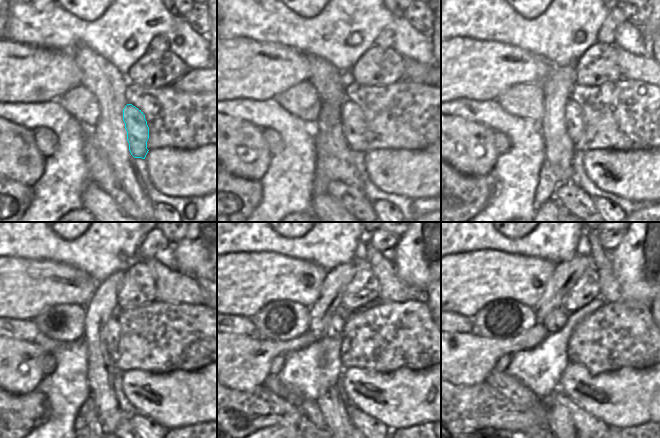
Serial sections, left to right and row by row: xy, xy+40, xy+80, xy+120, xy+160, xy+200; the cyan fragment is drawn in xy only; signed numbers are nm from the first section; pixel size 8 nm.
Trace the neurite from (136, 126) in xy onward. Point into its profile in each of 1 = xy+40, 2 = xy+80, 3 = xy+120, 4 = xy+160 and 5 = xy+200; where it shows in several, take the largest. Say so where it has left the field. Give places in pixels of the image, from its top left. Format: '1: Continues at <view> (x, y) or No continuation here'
1: Continues at xy+40 (352, 117)
2: Continues at xy+80 (574, 118)
3: Continues at xy+120 (112, 332)
4: Continues at xy+160 (335, 328)
5: Continues at xy+200 (557, 319)

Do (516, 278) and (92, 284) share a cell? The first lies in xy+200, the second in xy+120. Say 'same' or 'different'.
same

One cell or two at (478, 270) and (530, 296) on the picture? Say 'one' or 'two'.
one

